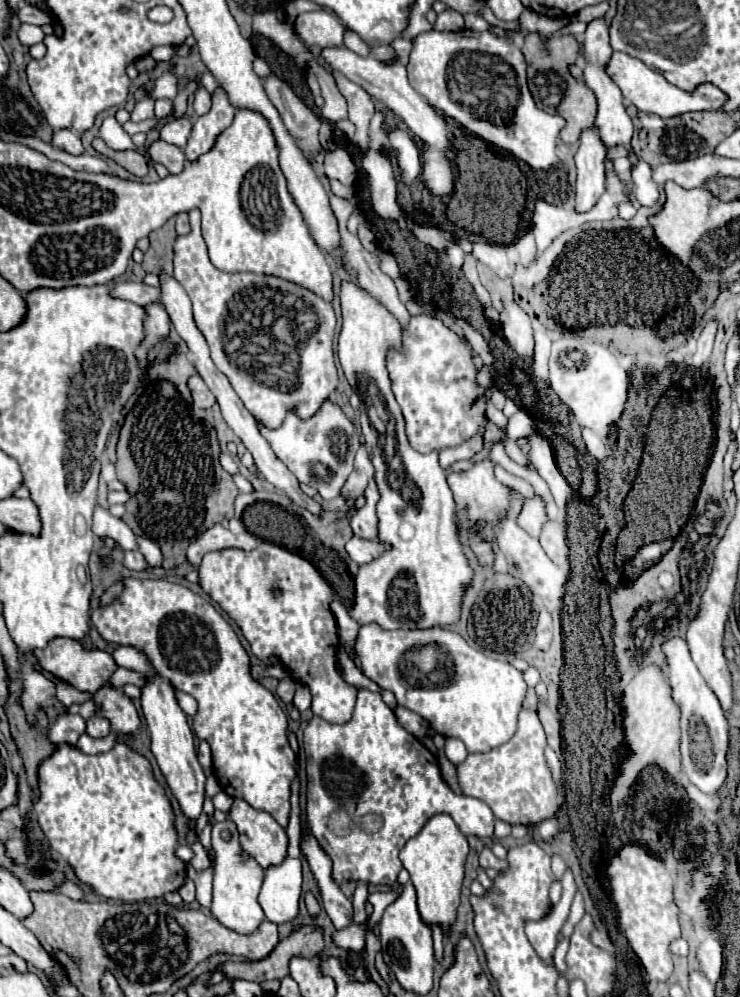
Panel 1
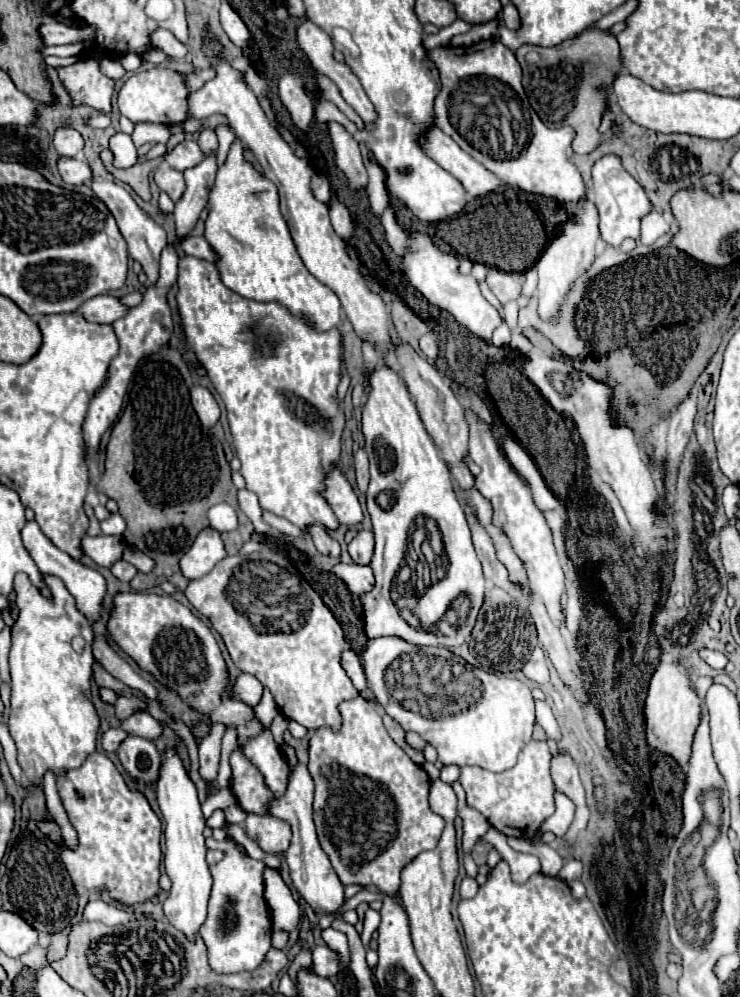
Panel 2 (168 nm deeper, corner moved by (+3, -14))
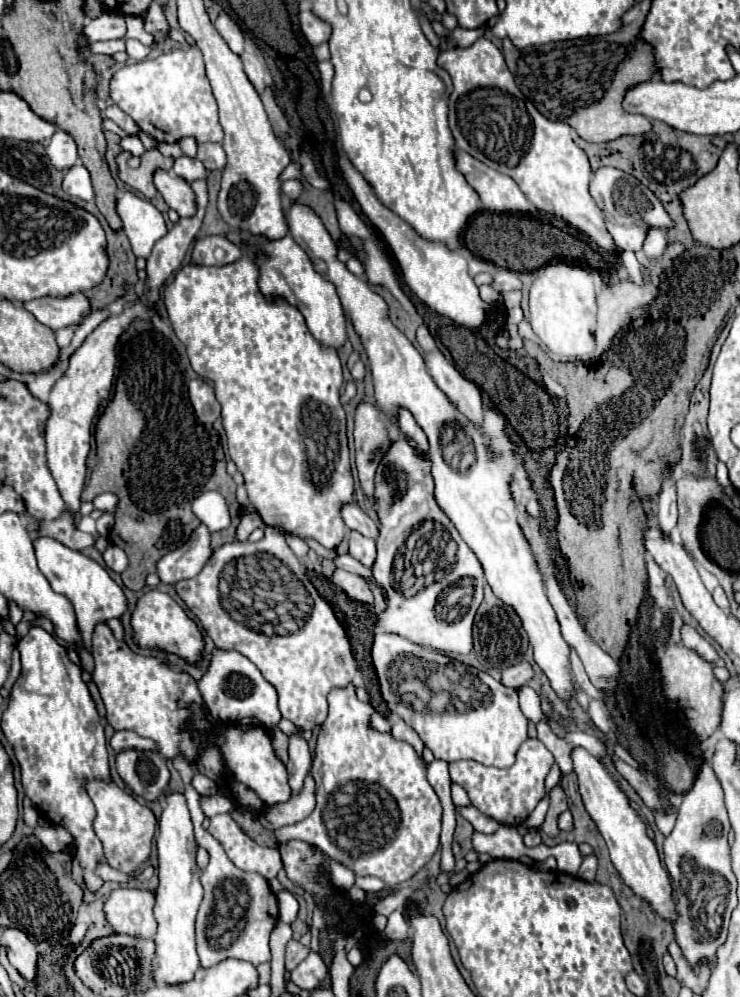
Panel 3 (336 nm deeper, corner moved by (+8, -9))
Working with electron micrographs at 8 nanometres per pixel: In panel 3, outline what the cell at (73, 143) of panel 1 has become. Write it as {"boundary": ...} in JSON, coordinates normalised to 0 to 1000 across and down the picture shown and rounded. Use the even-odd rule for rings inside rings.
{"boundary":[[[109,163],[91,170],[91,174],[85,178],[85,192],[96,198],[107,198],[107,200],[115,200],[115,202],[126,200],[123,178],[120,178],[120,172]]]}

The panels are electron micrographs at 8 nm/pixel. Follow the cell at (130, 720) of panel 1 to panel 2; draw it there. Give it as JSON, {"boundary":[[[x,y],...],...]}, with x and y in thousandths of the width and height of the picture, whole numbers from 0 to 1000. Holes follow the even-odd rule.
{"boundary":[[[173,738],[162,750],[159,750],[159,760],[168,768],[168,772],[192,786],[211,786],[216,778],[216,754],[208,748],[208,744],[195,742],[189,738]]]}

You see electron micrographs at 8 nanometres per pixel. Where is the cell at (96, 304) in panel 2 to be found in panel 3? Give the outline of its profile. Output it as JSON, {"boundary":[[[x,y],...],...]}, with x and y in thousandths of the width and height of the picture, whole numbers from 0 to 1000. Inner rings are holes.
{"boundary":[[[112,294],[93,296],[88,300],[55,298],[31,304],[31,308],[42,312],[53,320],[53,324],[72,330],[81,349],[91,348],[96,343],[97,335],[93,328],[101,328],[112,318],[123,314],[120,300]]]}

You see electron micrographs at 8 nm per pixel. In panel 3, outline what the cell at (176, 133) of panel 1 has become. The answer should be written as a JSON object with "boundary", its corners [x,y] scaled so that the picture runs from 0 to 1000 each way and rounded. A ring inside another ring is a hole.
{"boundary":[[[245,155],[242,159],[236,159],[234,163],[234,172],[247,178],[253,184],[264,182],[264,180],[274,180],[280,178],[280,170],[274,168],[274,163],[269,159],[258,159],[253,155]]]}

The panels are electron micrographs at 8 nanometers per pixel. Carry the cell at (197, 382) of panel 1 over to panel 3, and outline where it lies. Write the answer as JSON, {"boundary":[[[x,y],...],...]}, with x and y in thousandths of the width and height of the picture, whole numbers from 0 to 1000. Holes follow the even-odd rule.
{"boundary":[[[261,380],[253,384],[253,391],[269,424],[277,430],[286,430],[291,420],[299,414],[299,406],[293,404],[288,390],[274,380]]]}

